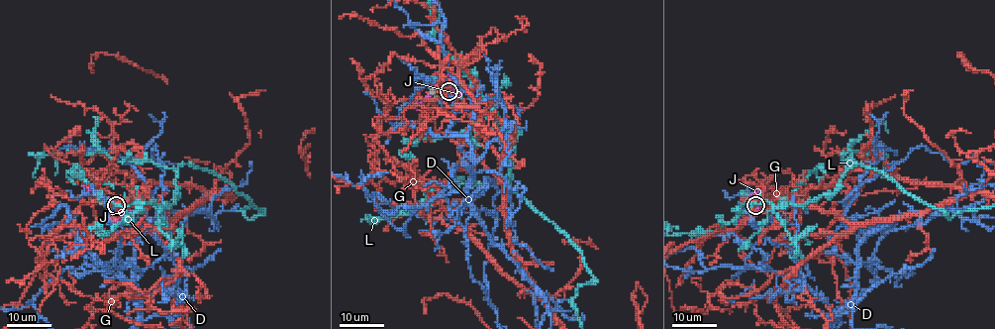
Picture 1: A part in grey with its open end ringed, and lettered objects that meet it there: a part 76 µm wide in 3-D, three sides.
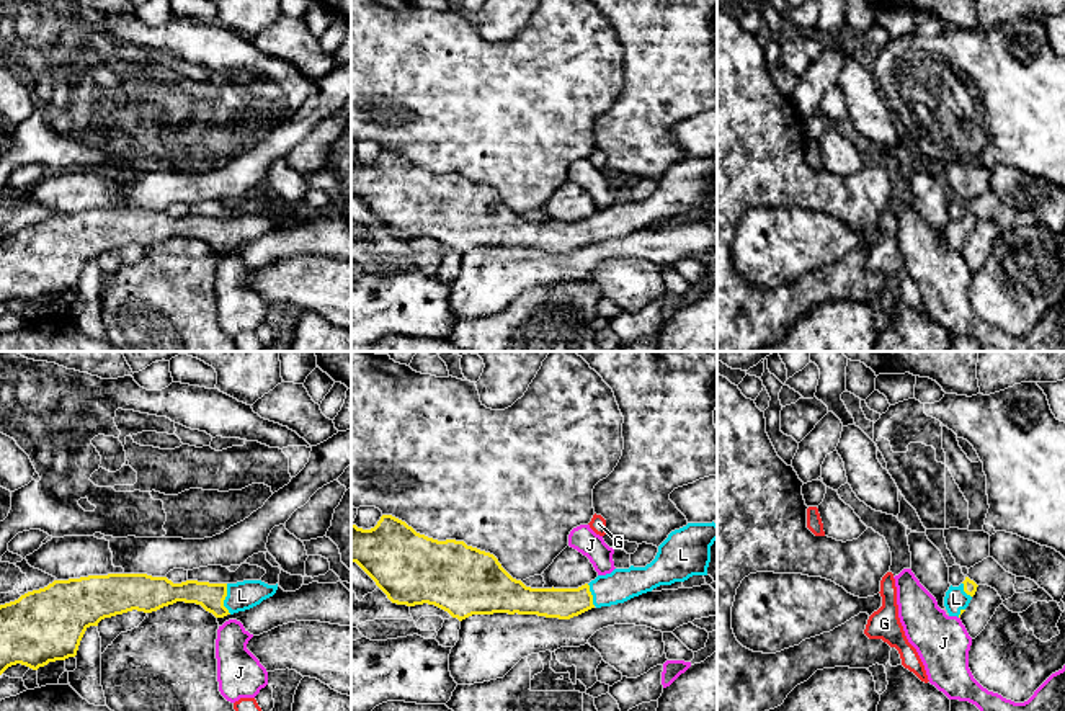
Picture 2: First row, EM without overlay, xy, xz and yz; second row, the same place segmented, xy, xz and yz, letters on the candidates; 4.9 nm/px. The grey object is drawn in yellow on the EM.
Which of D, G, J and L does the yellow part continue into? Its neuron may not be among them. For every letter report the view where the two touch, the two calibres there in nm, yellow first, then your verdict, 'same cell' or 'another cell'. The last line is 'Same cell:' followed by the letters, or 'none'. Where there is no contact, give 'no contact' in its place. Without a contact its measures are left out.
D: no contact; another cell
G: no contact; another cell
J: no contact; another cell
L: meets yellow in xy; 130 nm thick on the yellow side, 140 nm on the other; same cell
Same cell: L

